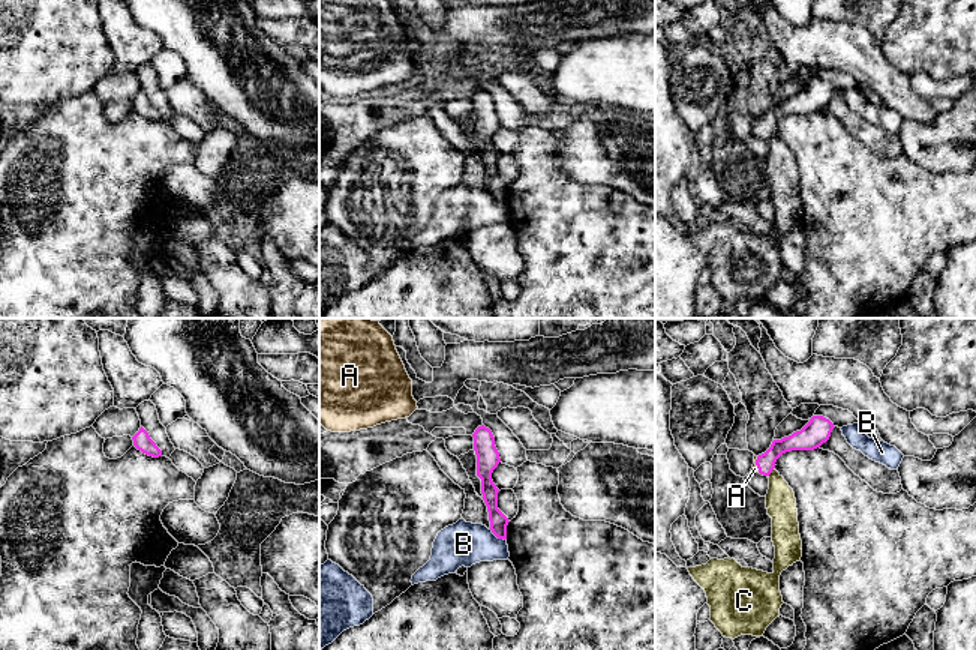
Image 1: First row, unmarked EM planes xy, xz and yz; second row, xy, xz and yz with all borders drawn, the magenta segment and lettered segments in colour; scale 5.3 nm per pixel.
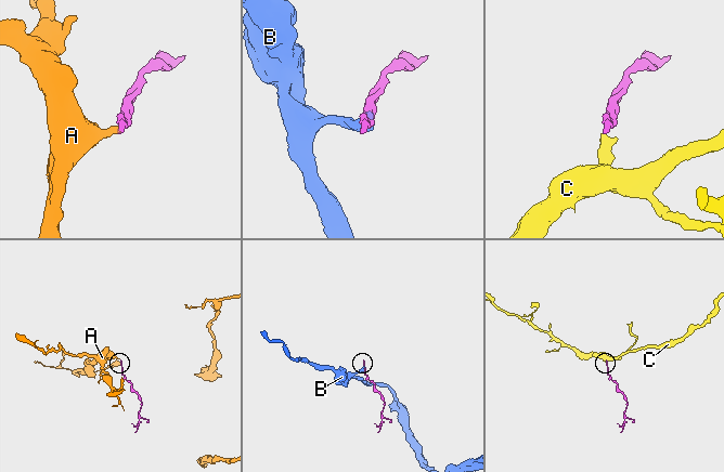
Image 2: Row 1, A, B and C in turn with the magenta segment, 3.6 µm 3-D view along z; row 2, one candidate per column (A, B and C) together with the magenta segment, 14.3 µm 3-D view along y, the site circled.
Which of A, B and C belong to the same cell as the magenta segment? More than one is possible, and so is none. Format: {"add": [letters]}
{"add": ["A"]}

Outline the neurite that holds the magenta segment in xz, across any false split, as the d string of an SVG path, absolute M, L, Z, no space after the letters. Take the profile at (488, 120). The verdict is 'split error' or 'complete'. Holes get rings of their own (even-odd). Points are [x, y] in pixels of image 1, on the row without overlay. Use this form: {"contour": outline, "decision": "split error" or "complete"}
{"contour": "M484 89L478 90L474 101L474 114L477 119L477 140L481 143L481 158L487 170L490 194L498 203L507 203L508 182L498 173L499 153L492 144L492 137L501 126L495 110L495 101Z", "decision": "complete"}

